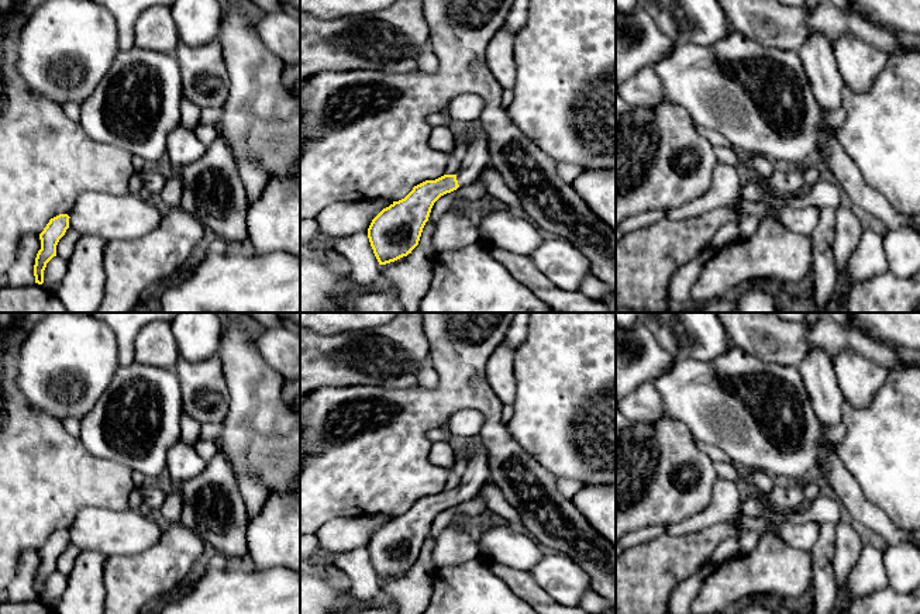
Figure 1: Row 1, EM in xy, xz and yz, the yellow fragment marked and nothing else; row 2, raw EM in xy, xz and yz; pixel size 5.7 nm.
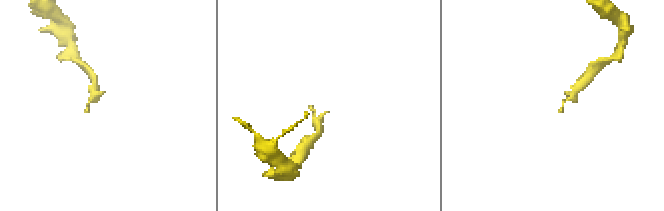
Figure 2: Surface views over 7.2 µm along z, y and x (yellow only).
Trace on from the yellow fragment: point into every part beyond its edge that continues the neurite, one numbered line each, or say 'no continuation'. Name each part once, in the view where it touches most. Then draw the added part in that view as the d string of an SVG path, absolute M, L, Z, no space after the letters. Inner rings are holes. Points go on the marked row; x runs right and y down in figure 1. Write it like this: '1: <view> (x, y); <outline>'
1: xz (476, 158); M482 125L469 132L466 155L455 173L458 184L465 187L479 180L482 170L489 165L487 131Z

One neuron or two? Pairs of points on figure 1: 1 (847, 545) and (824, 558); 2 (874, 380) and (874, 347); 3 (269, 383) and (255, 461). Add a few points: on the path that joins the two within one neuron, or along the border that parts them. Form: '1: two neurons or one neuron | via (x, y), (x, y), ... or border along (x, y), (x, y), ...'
1: two neurons | border along (834, 525), (833, 572), (836, 586)
2: two neurons | border along (841, 352), (855, 351), (888, 369)
3: one neuron | via (258, 403), (258, 441)

